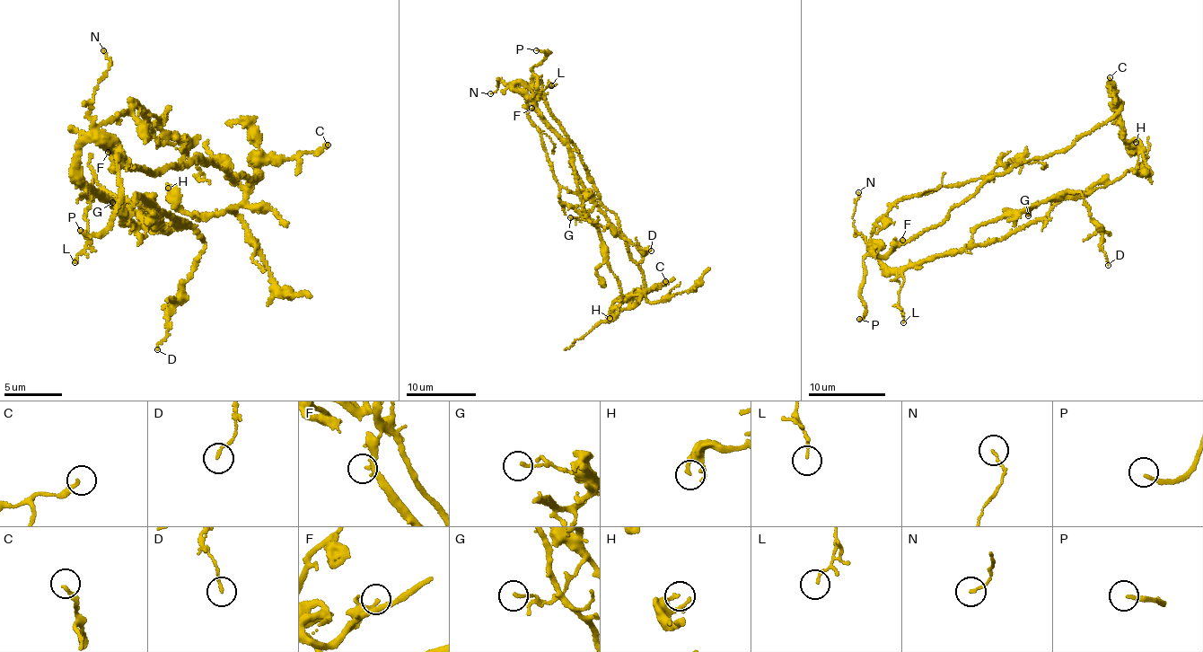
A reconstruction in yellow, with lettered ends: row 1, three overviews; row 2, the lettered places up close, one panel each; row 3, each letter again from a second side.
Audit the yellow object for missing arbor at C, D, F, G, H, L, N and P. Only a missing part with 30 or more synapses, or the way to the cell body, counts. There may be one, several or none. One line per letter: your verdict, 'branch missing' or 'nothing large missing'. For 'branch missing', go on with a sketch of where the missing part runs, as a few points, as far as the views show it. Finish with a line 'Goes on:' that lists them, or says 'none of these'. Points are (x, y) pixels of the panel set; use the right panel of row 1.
C: nothing large missing
D: nothing large missing
F: nothing large missing
G: nothing large missing
H: nothing large missing
L: nothing large missing
N: nothing large missing
P: branch missing
Goes on: P

